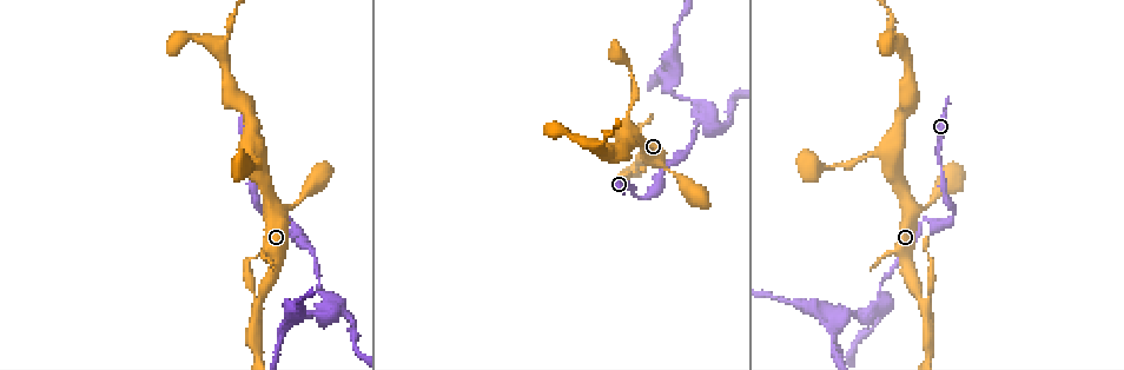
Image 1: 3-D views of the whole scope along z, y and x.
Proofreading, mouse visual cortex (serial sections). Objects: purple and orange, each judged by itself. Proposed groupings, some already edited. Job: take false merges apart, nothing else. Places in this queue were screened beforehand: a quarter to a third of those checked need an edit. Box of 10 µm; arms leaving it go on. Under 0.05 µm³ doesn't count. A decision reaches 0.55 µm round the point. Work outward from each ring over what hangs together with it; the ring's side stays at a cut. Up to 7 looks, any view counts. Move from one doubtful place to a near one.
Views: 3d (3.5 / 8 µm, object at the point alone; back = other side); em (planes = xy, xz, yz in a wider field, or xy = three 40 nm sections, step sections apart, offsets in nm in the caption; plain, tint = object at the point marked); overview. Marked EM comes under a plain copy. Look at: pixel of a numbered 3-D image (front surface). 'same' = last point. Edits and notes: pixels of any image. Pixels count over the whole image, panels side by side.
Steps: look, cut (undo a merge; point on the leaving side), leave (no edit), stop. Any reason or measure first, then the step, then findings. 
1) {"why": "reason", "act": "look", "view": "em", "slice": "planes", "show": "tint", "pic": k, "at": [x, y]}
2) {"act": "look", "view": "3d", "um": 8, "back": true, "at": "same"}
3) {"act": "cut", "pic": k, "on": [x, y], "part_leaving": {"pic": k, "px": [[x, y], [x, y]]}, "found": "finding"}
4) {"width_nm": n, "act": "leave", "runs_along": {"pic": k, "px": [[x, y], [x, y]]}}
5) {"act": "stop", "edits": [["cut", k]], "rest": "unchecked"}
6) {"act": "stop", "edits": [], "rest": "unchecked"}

{"why": "sharp bend", "act": "look", "view": "3d", "um": 8, "back": true, "pic": 1, "at": [651, 193]}

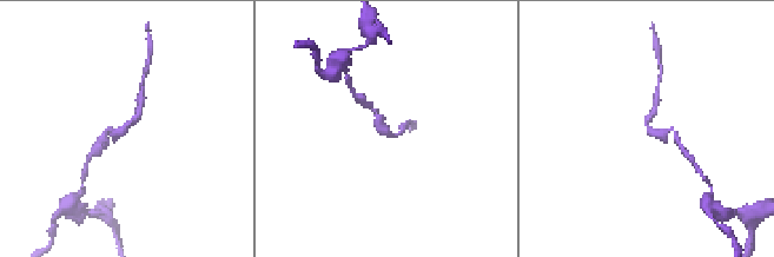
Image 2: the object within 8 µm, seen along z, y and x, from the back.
{"arm_widths_nm": [150, 200], "act": "look", "view": "em", "slice": "planes", "show": "tint", "at": "same"}

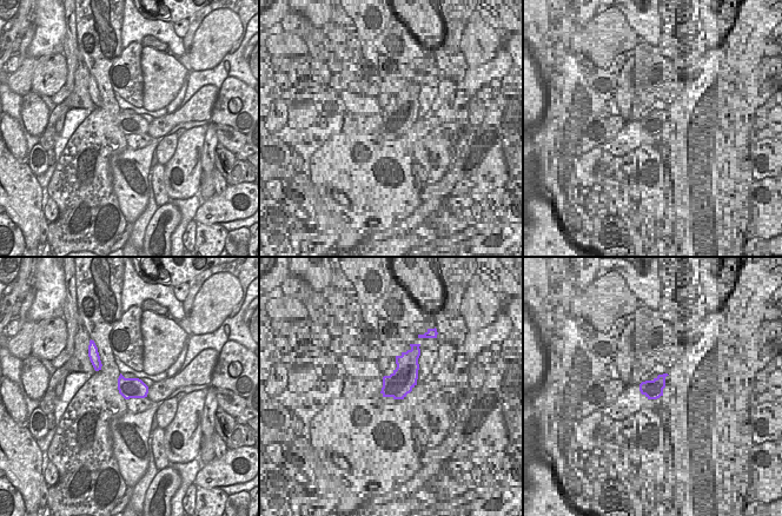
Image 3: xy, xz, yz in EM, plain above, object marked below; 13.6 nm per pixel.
{"act": "leave", "runs_along": {"pic": 2, "px": [[139, 105], [128, 126], [104, 132]]}, "found": "all the same cell"}

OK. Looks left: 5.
{"why": "abrupt turn", "act": "look", "view": "3d", "um": 3.5, "back": true, "pic": 1, "at": [927, 306]}

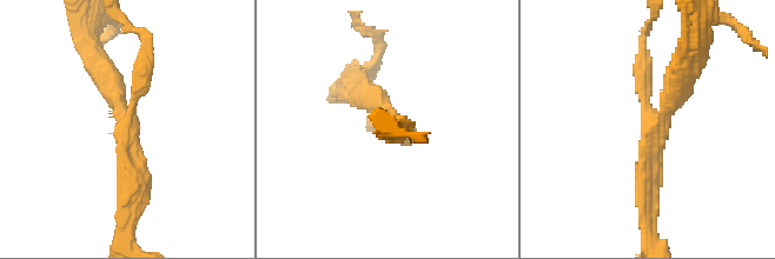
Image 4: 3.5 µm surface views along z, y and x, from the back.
{"why": "shape alone is not enough", "act": "look", "view": "em", "slice": "xy", "step": 2, "show": "tint", "pic": 4, "at": [654, 123]}

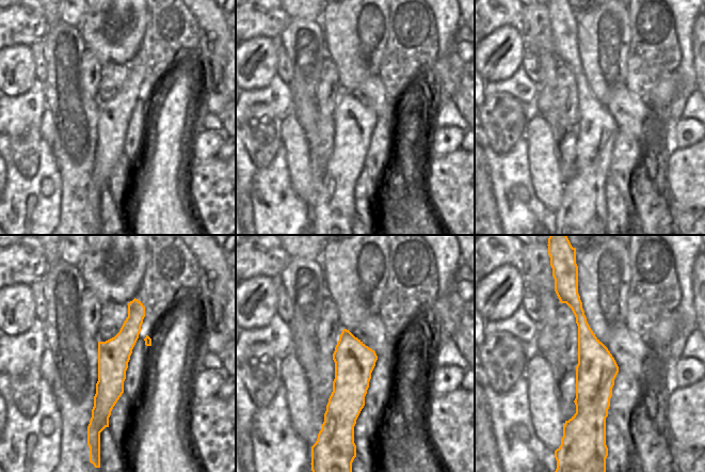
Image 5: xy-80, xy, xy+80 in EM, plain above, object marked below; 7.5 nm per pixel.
{"act": "leave", "runs_along": {"pic": 4, "px": [[97, 60], [130, 121], [133, 201]]}, "found": "continuous, no second cell"}

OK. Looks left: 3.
{"why": "branch point", "act": "look", "view": "3d", "um": 3.5, "pic": 1, "at": [708, 127]}

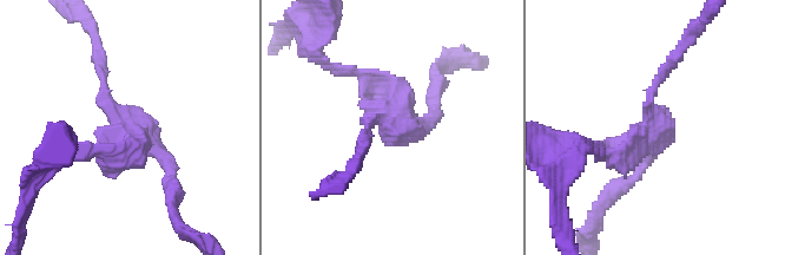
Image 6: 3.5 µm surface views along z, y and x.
{"arms": 3, "arm_widths_nm": [150, 150, 250], "act": "look", "view": "em", "slice": "xy", "step": 5, "show": "tint", "pic": 6, "at": [127, 125]}

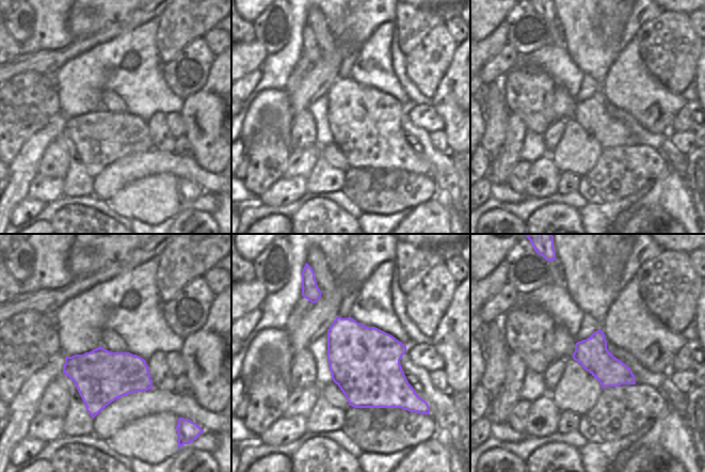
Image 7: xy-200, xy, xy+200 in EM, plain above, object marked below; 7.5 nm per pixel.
{"width_nm": 550, "act": "cut", "pic": 6, "on": [129, 161], "part_leaving": {"pic": 6, "px": [[125, 137], [121, 158], [53, 148]]}, "found": "two cells meet here"}

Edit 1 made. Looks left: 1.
{"act": "stop", "edits": [["cut", 6]], "rest": "unchecked"}

